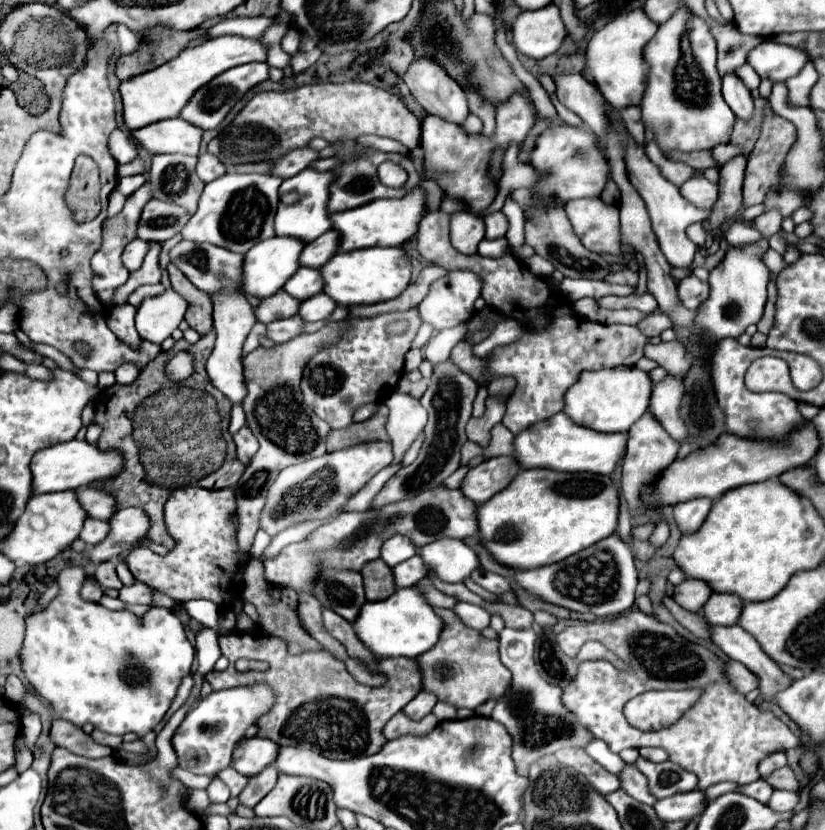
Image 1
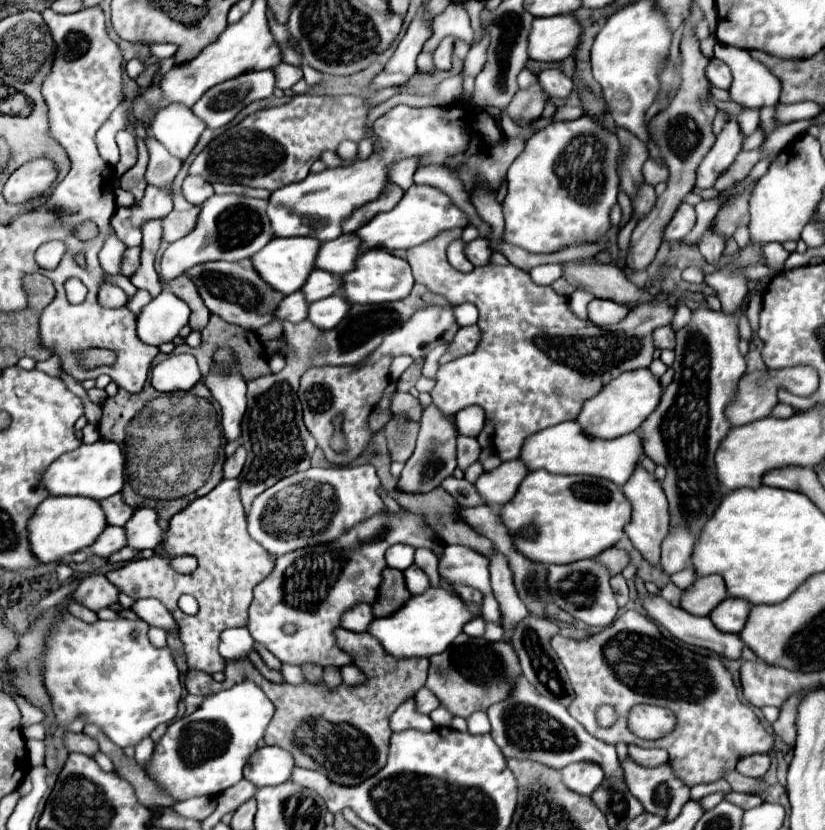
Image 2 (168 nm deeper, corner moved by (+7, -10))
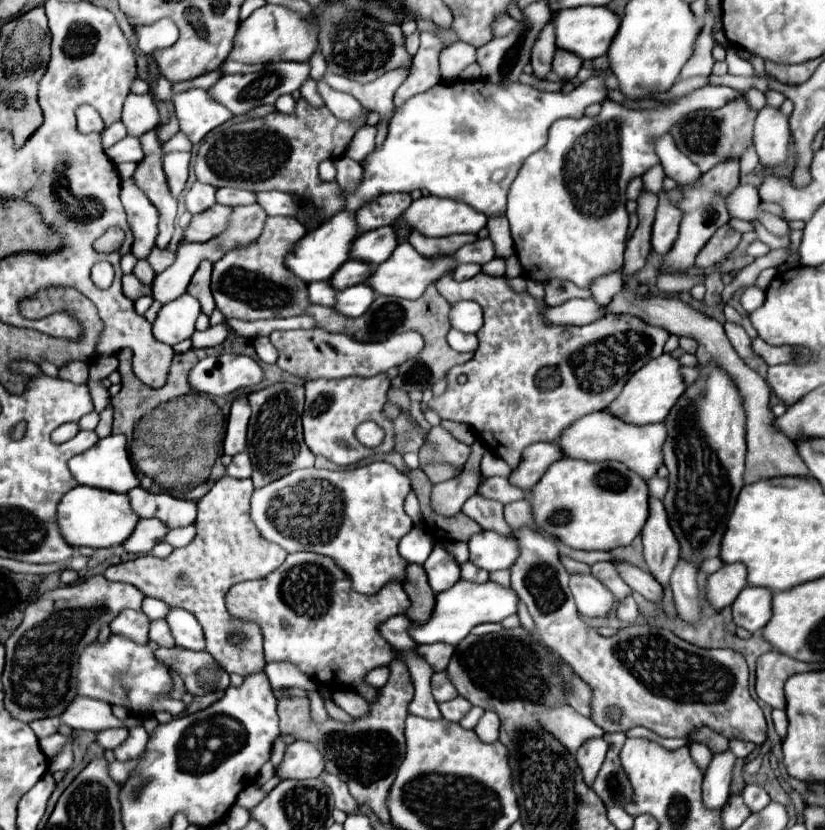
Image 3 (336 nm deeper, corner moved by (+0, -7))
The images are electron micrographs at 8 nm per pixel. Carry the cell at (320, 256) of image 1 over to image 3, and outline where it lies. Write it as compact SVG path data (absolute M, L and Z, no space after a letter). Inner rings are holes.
M379 227L373 231L365 231L353 239L349 259L379 265L391 255L395 245L397 245L395 227Z

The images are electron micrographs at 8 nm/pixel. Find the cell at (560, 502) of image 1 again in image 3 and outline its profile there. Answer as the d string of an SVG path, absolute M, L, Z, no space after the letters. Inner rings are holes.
M569 457L555 461L527 493L535 525L567 547L583 551L611 551L629 545L647 521L647 499L645 479L617 461L587 463Z

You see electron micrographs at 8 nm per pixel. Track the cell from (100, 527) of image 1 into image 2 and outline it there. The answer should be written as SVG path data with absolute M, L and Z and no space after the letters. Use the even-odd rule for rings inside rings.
M108 526L104 530L104 534L90 546L90 550L102 558L108 558L112 556L114 552L120 552L124 546L126 546L126 532L124 528L118 528L118 526Z

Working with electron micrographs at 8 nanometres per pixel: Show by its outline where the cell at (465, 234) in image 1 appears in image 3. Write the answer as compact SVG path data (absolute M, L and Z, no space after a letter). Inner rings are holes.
M461 263L461 265L455 267L453 277L455 277L457 281L463 281L463 279L471 279L471 277L477 275L479 271L481 271L481 267L475 265L475 263Z

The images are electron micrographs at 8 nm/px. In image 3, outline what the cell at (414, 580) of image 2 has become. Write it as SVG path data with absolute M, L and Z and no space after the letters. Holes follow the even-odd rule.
M435 547L429 559L423 565L429 585L435 593L441 593L443 589L449 589L455 581L459 581L459 565L455 559L445 553L443 547Z

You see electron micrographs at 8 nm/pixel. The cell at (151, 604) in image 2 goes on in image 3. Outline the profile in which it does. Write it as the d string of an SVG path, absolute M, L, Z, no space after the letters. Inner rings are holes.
M171 607L165 621L167 621L171 635L179 647L191 649L191 651L203 651L205 649L203 629L189 611L185 611L181 607Z

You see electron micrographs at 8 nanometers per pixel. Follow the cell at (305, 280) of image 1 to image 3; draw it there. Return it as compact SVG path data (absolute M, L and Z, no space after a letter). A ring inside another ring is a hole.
M345 261L345 263L333 273L333 277L329 279L329 285L331 285L335 291L341 291L341 289L347 289L347 287L351 287L351 285L365 283L369 275L371 275L371 265L367 265L367 263L363 263L363 261Z

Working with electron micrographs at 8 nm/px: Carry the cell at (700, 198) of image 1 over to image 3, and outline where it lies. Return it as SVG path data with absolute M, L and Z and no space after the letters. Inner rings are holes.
M659 193L659 207L657 207L657 215L653 223L653 239L651 239L651 245L657 253L663 253L663 255L669 253L669 249L679 237L681 219L683 219L683 211L675 209L667 201L665 193Z

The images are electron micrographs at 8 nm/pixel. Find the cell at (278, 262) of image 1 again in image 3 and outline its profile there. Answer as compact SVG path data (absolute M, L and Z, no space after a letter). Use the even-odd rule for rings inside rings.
M337 213L333 215L327 223L307 231L285 255L285 267L299 279L303 279L305 283L311 281L327 281L331 277L331 273L335 273L335 269L339 269L339 265L343 265L343 261L349 259L349 247L351 241L355 239L355 235L359 235L359 229L355 225L355 215L353 213Z

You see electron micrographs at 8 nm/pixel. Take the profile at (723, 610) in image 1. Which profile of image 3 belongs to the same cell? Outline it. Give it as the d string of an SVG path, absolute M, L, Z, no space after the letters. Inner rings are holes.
M745 587L733 603L733 623L747 631L759 631L771 619L771 593L767 589Z

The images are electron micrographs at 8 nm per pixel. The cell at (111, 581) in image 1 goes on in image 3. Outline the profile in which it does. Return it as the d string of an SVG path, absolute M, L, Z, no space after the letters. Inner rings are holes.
M95 575L83 583L47 591L33 601L19 629L5 643L7 661L1 681L9 713L23 723L61 715L77 695L79 653L97 639L99 629L111 623L119 611L141 609L143 597L145 595L129 583L113 583L103 575Z

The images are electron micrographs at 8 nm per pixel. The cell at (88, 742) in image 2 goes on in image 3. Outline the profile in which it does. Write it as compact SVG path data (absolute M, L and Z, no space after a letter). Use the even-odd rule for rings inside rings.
M103 729L97 733L95 741L103 749L115 749L125 741L125 737L127 737L127 729Z

